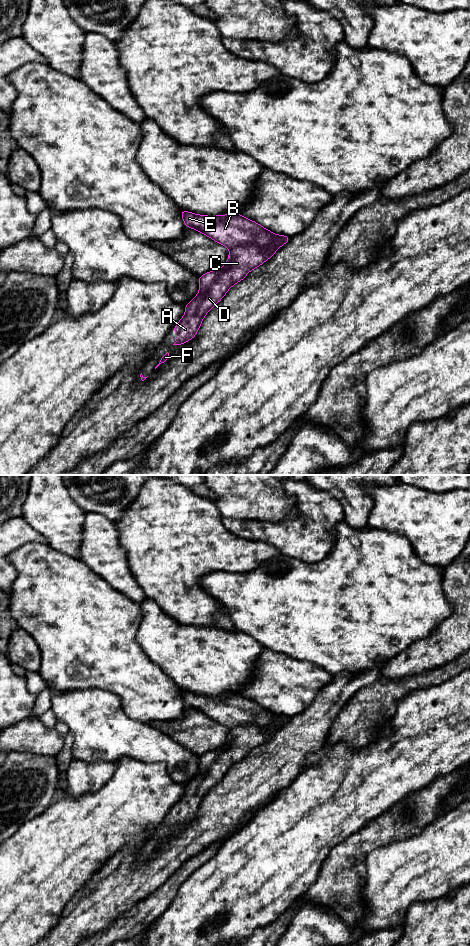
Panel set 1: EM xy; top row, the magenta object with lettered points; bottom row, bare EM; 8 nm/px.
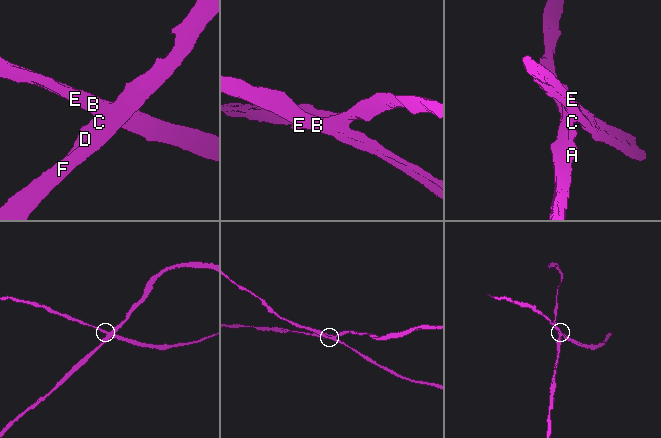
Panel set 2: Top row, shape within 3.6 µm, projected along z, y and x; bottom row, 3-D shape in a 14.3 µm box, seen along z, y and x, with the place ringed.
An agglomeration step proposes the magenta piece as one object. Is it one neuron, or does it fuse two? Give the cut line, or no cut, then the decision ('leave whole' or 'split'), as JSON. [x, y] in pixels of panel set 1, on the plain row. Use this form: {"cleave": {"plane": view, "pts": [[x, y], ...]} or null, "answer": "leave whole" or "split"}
{"cleave": {"plane": "xy", "pts": [[275, 715], [267, 728], [230, 728]]}, "answer": "split"}

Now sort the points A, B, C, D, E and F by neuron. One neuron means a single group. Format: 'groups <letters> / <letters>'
groups A C D F / B E

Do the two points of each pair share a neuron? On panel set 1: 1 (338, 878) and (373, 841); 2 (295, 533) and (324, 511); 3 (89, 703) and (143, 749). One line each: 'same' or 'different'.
1: same
2: same
3: same

